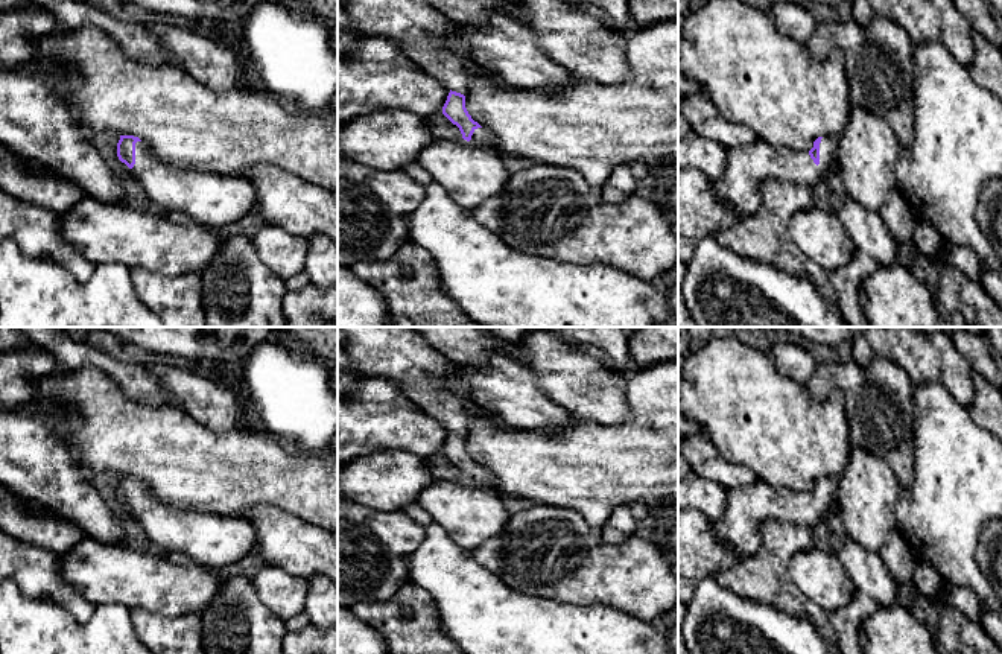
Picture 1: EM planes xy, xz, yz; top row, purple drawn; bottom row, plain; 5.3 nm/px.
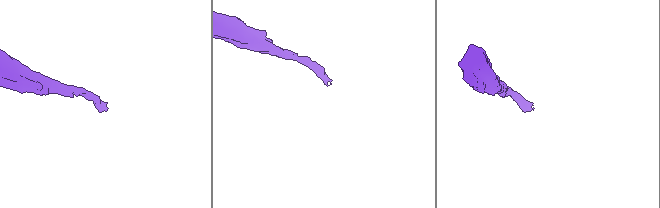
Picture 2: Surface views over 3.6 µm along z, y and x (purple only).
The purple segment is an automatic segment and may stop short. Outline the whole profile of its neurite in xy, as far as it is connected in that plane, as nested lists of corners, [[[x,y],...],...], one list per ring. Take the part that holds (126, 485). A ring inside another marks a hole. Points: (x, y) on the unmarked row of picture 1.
[[[120,476],[117,497],[166,554],[185,554],[205,569],[219,572],[257,549],[257,535],[246,517],[195,513],[164,505],[134,476]]]

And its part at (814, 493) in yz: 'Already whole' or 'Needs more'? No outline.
Needs more

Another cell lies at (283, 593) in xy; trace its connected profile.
[[[263,564],[252,576],[258,599],[283,622],[306,610],[307,578]]]

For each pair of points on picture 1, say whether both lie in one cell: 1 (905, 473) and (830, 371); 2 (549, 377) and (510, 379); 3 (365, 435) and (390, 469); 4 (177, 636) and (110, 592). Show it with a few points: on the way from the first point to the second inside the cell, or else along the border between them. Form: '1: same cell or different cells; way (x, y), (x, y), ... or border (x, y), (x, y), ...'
1: same cell; way (894, 447), (881, 419), (856, 394)
2: different cells; border (522, 364), (535, 376), (537, 387), (558, 405)
3: different cells; border (414, 452), (374, 450), (353, 460)
4: different cells; border (131, 607), (143, 607), (168, 616)

